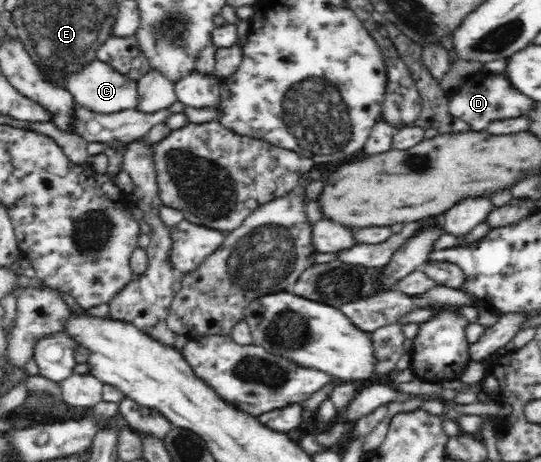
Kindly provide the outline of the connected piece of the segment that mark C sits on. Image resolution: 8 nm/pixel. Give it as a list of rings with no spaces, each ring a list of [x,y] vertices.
[[[95,59],[83,69],[82,73],[75,73],[67,81],[68,92],[74,97],[74,101],[81,107],[97,114],[113,114],[125,109],[133,109],[138,102],[138,85],[136,80],[129,78],[127,74],[119,73],[106,62]]]

